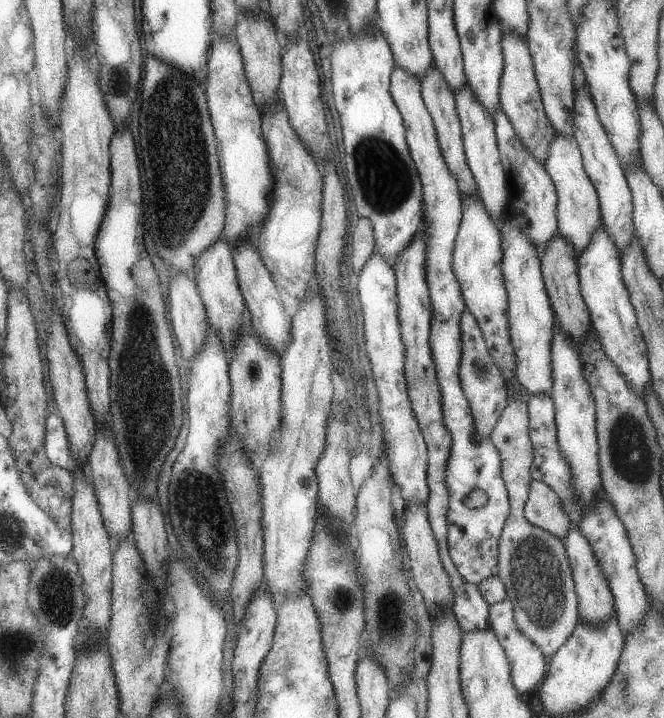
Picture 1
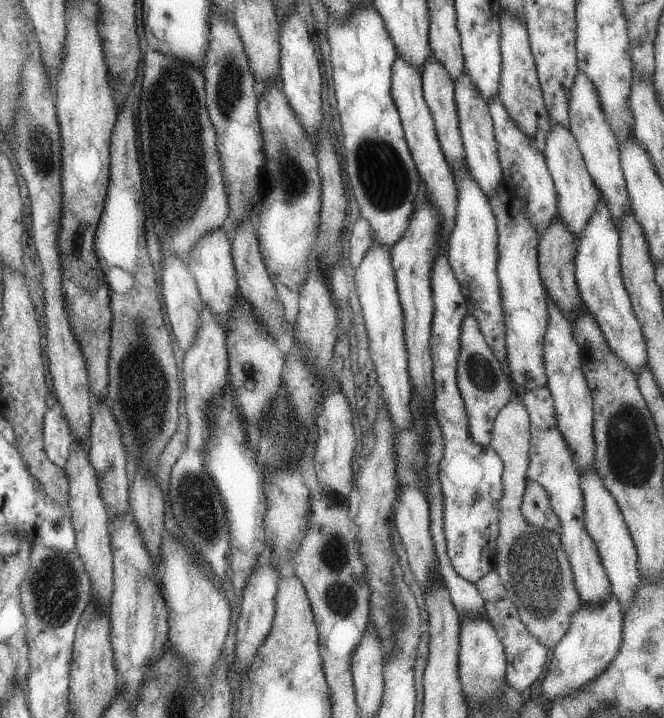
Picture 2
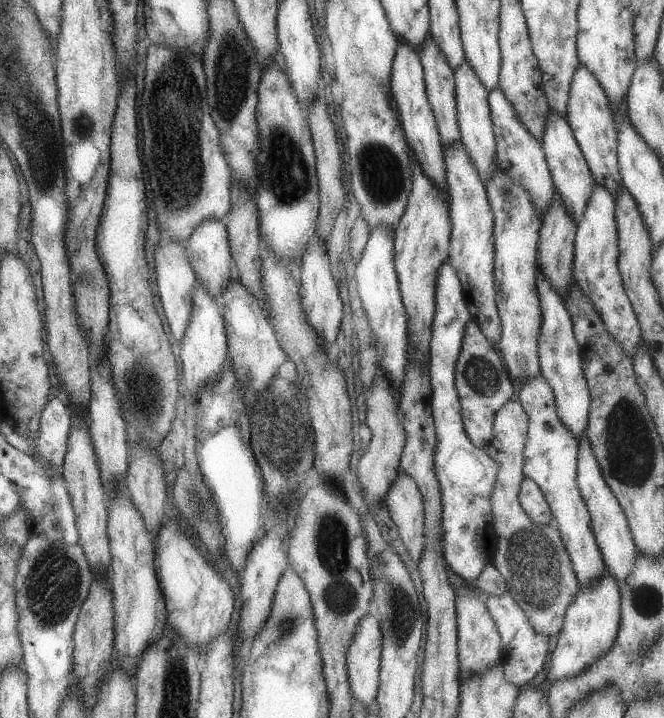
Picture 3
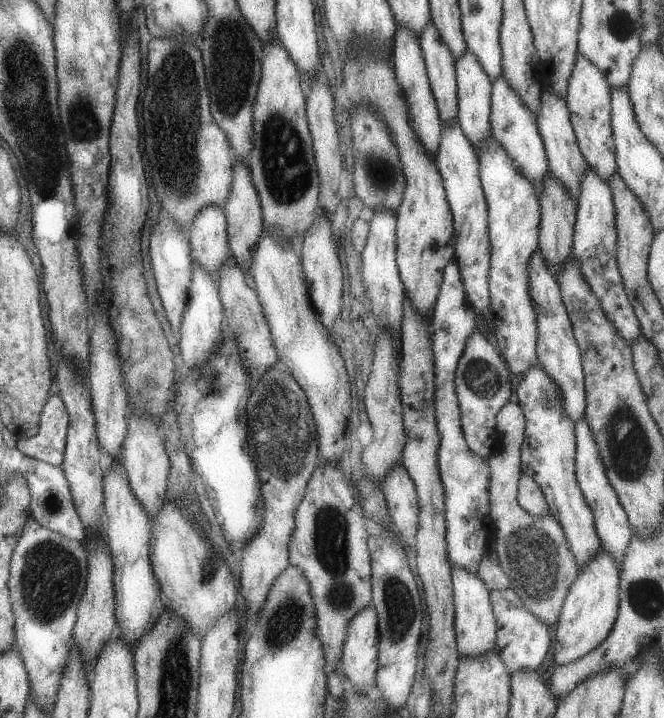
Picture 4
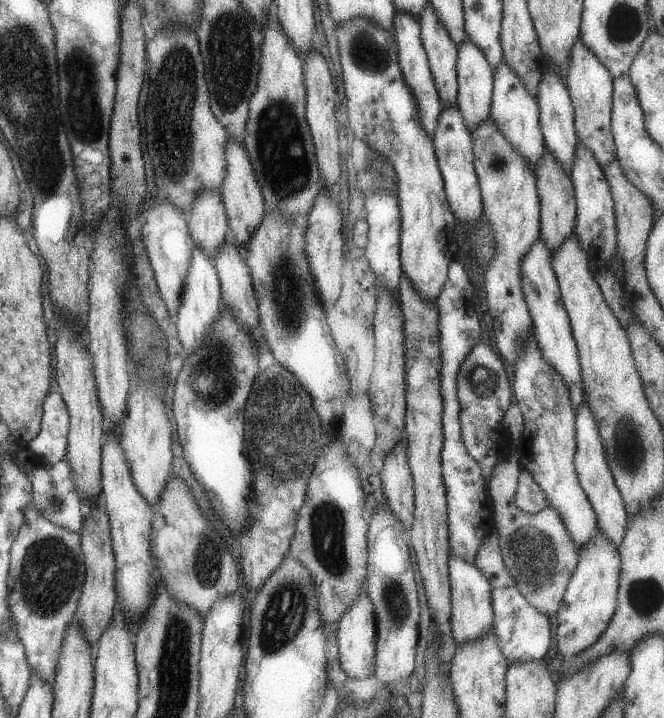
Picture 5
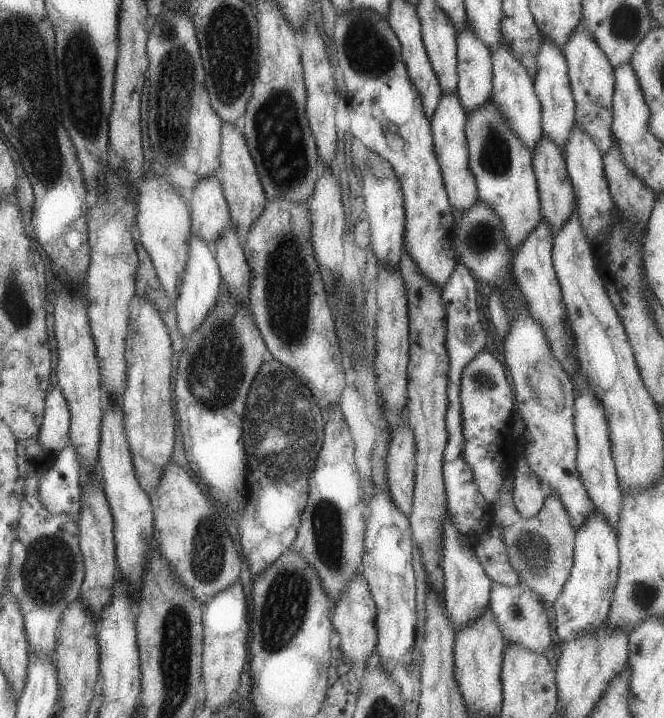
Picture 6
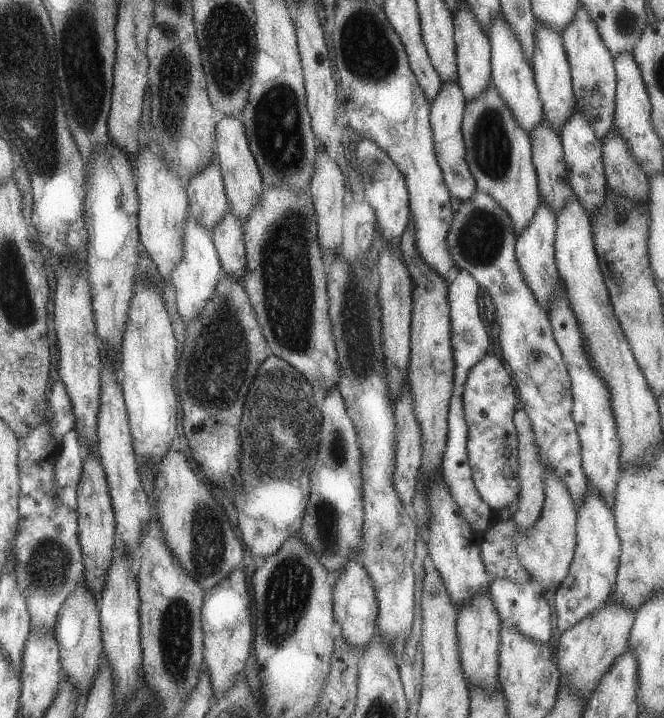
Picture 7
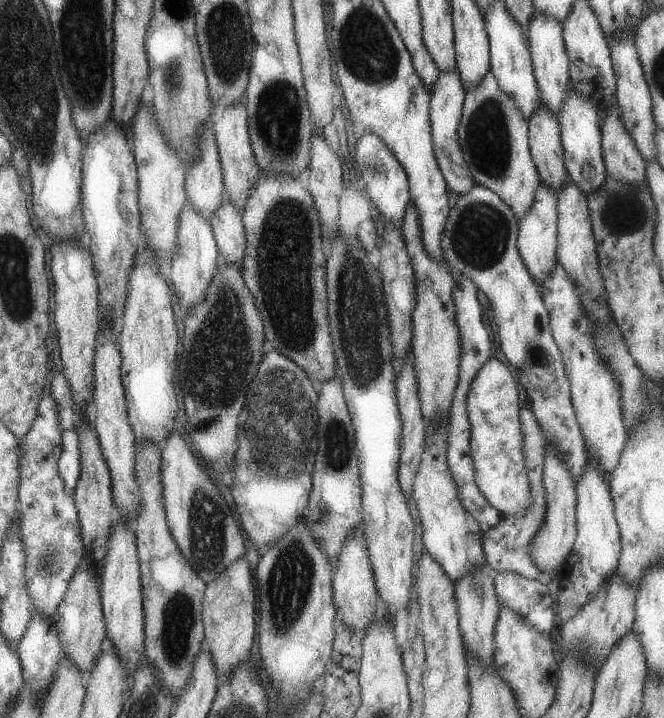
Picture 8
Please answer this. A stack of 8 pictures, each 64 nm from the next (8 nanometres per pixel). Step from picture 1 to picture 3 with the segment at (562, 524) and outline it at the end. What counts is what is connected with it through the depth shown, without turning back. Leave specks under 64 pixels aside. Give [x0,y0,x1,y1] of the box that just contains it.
[519,477,553,525]

